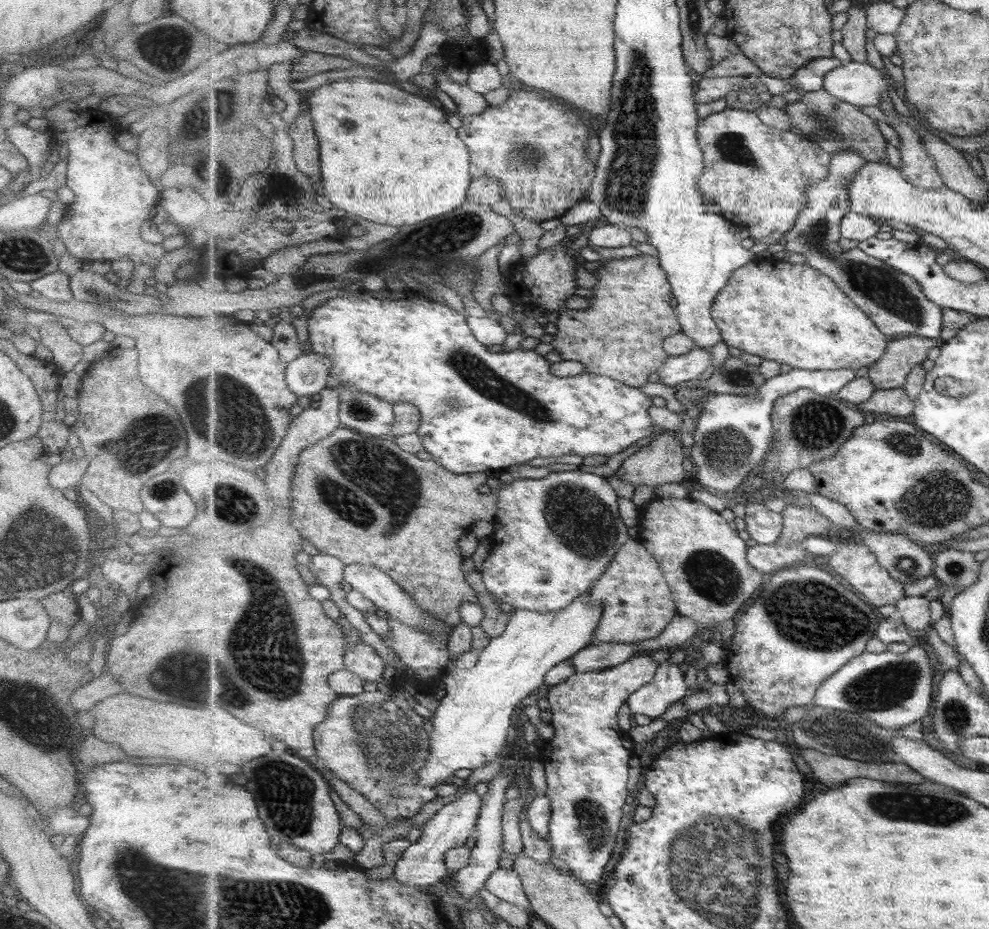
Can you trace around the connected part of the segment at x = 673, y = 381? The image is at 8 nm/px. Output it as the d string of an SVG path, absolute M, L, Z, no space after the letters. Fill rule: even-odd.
M695 348L683 356L669 356L663 369L658 372L661 383L667 386L677 386L686 380L699 380L713 365L713 356L709 349Z

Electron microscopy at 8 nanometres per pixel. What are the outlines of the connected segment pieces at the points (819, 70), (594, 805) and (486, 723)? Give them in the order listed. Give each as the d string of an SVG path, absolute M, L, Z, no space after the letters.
M819 58L811 61L807 66L800 68L793 77L787 79L795 86L795 91L804 91L804 94L818 92L824 89L826 74L831 70L839 68L843 63L838 58Z
M641 654L640 656L633 657L631 660L625 662L616 667L611 667L607 670L598 671L587 671L586 673L577 673L570 676L565 682L555 685L549 690L547 698L550 702L550 708L554 712L554 717L551 722L555 728L555 735L550 740L547 740L542 745L539 750L541 756L540 761L543 762L545 766L545 772L547 772L548 778L548 790L547 794L551 800L552 804L552 820L550 825L550 838L549 843L551 844L553 851L559 854L561 858L566 862L568 868L571 870L572 874L581 879L584 883L597 882L603 876L603 868L605 864L609 862L611 858L611 852L615 848L615 842L617 842L617 832L621 831L621 818L623 818L623 806L627 804L627 782L629 782L629 760L637 753L636 744L629 737L628 731L623 731L619 728L619 710L623 708L623 704L628 702L628 698L639 689L642 689L650 682L654 681L654 676L656 675L657 669L659 668L659 662L652 660L650 654Z
M590 592L572 602L567 608L557 612L541 613L532 610L515 609L510 625L500 636L492 639L480 651L480 661L470 669L460 669L457 665L449 666L443 678L446 694L440 701L440 707L432 718L431 754L425 769L419 773L419 786L433 788L444 784L453 777L457 770L475 770L499 761L507 746L509 728L513 724L513 714L541 684L546 684L546 676L560 662L571 659L575 654L592 644L594 630L602 615L600 604L590 604Z

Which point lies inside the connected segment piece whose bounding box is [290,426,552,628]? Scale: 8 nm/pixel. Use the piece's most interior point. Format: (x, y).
(422, 553)

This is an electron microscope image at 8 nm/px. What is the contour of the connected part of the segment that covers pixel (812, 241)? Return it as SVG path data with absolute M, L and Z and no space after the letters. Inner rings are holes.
M855 151L832 155L830 176L808 188L808 207L798 216L794 229L784 236L785 248L801 254L809 266L829 275L838 288L870 316L883 334L897 339L913 335L932 338L943 347L946 343L942 339L943 310L923 294L921 284L866 252L847 250L841 245L842 220L852 211L852 182L867 163L868 160Z

